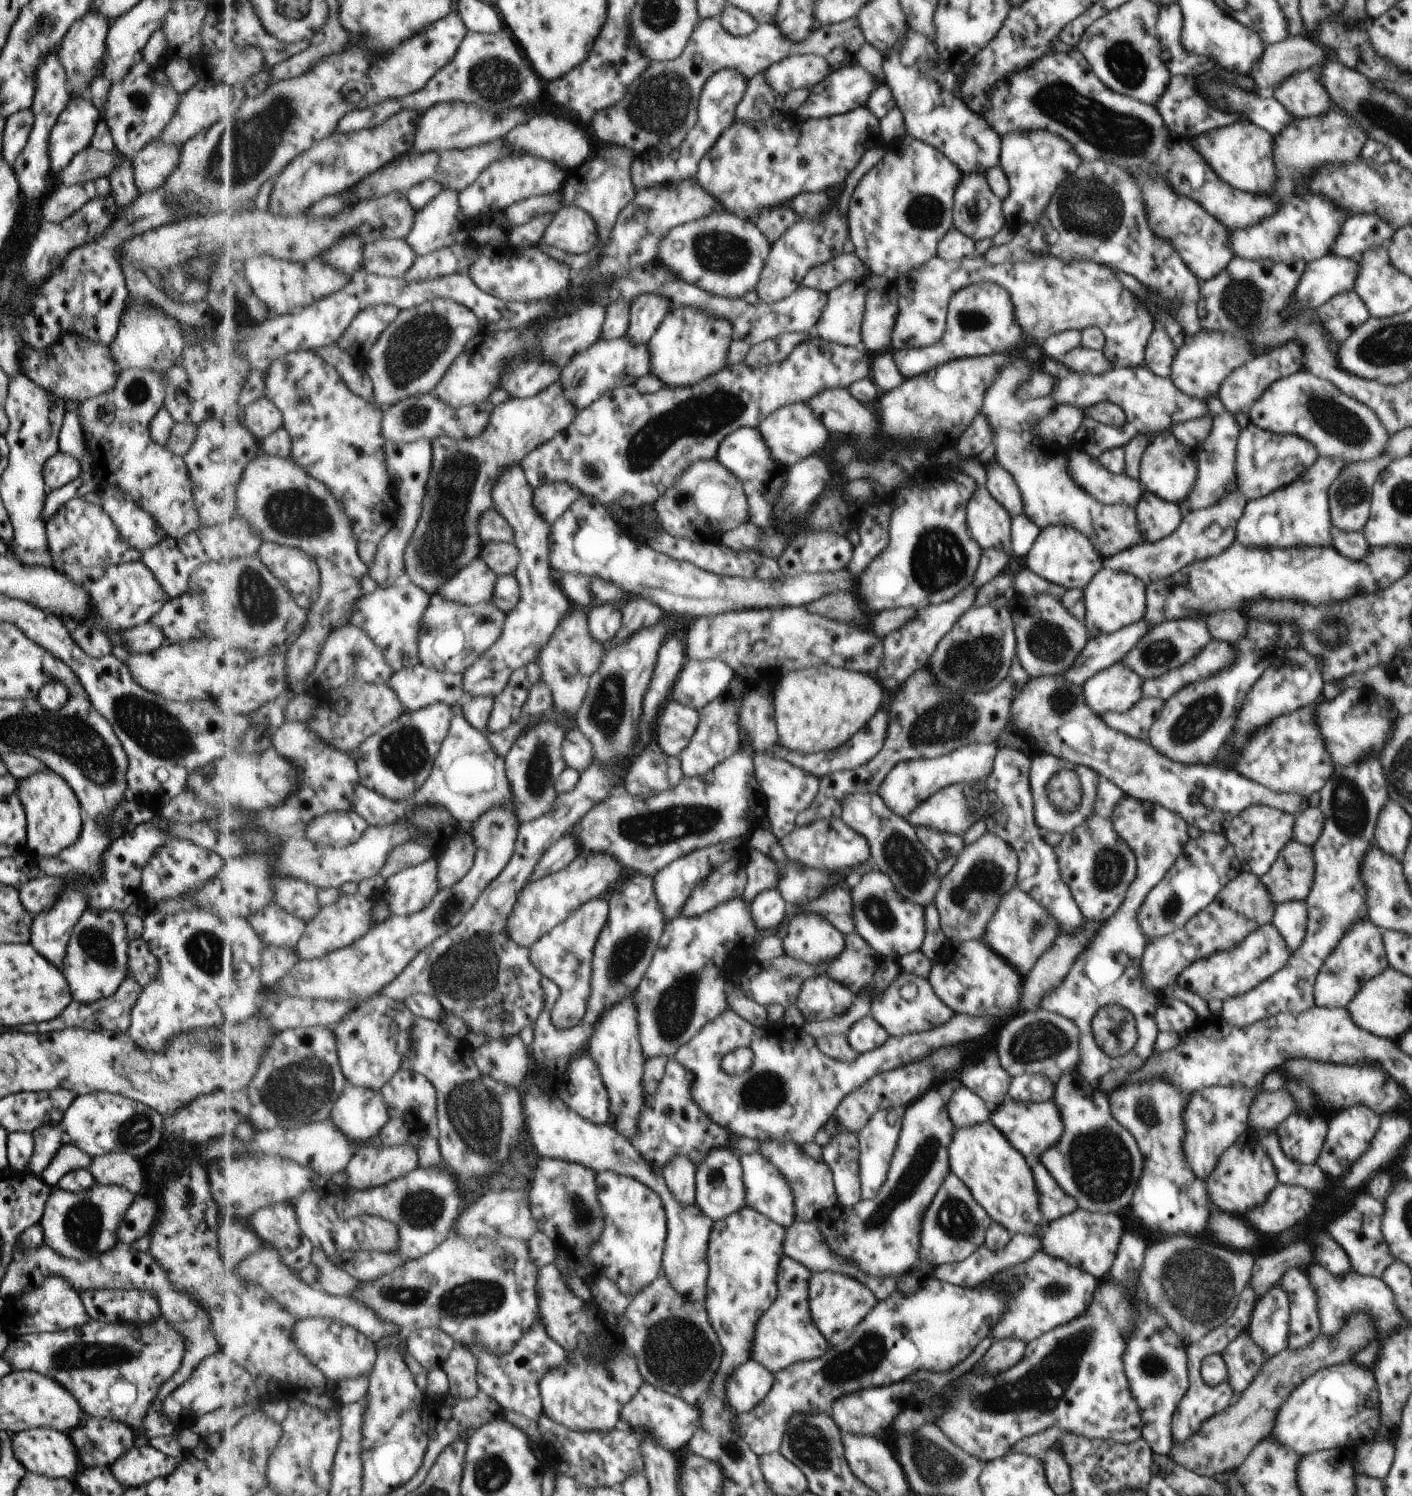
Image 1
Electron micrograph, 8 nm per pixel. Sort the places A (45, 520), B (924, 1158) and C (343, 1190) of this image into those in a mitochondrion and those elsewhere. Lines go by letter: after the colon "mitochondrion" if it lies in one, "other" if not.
A: other
B: mitochondrion
C: other

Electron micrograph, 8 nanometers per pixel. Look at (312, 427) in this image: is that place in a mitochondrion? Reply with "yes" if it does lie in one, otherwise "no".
no

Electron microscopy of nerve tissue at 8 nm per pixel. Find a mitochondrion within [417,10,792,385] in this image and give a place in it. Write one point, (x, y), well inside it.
(662, 100)

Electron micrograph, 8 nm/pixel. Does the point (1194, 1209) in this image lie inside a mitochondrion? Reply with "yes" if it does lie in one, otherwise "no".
no

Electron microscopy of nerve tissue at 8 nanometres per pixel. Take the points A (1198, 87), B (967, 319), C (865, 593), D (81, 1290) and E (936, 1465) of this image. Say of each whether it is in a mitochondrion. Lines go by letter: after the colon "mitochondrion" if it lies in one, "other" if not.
A: other
B: mitochondrion
C: other
D: other
E: mitochondrion

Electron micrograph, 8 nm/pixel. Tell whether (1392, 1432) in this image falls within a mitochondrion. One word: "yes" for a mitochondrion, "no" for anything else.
no

